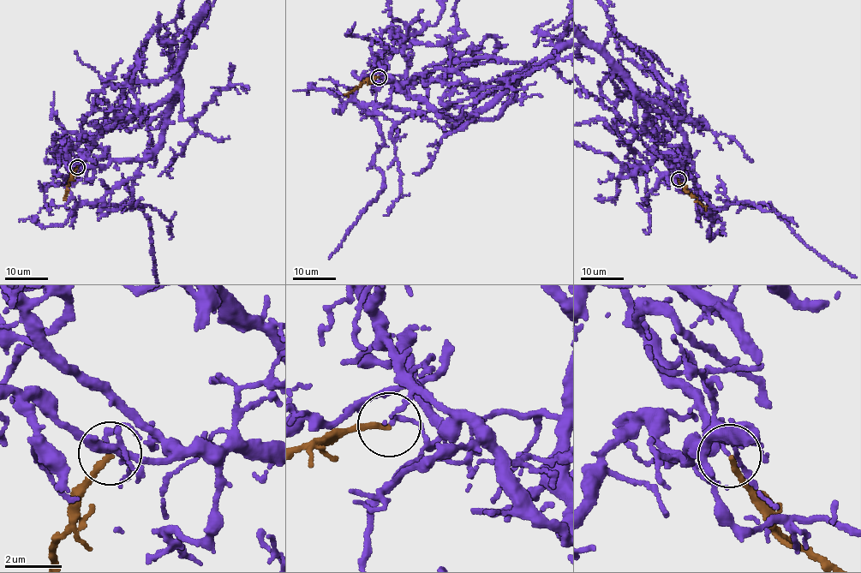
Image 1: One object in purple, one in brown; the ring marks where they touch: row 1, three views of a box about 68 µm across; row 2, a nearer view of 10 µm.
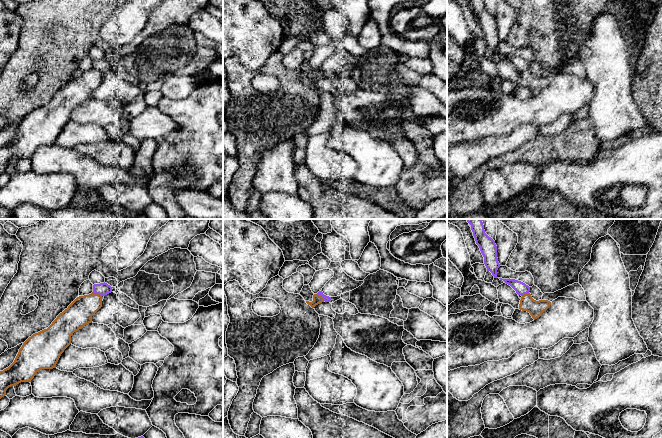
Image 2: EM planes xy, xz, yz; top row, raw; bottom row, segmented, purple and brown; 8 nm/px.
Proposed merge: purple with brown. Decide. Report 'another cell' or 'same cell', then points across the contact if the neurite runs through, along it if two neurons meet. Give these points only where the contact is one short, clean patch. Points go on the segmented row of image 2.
another cell | along xy (92, 292), (98, 293), (101, 296)

